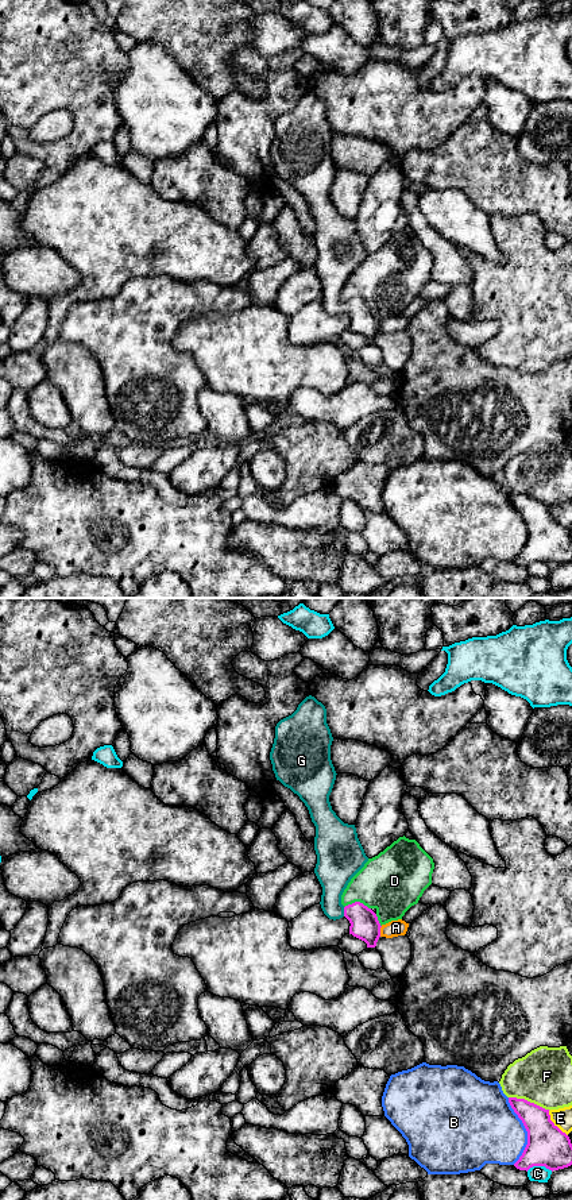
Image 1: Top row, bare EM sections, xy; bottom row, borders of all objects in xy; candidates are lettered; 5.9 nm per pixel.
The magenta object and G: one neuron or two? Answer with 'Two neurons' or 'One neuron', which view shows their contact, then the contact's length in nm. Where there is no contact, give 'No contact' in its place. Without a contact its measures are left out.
One neuron. Touches magenta in xy. Shared border 60 nm

